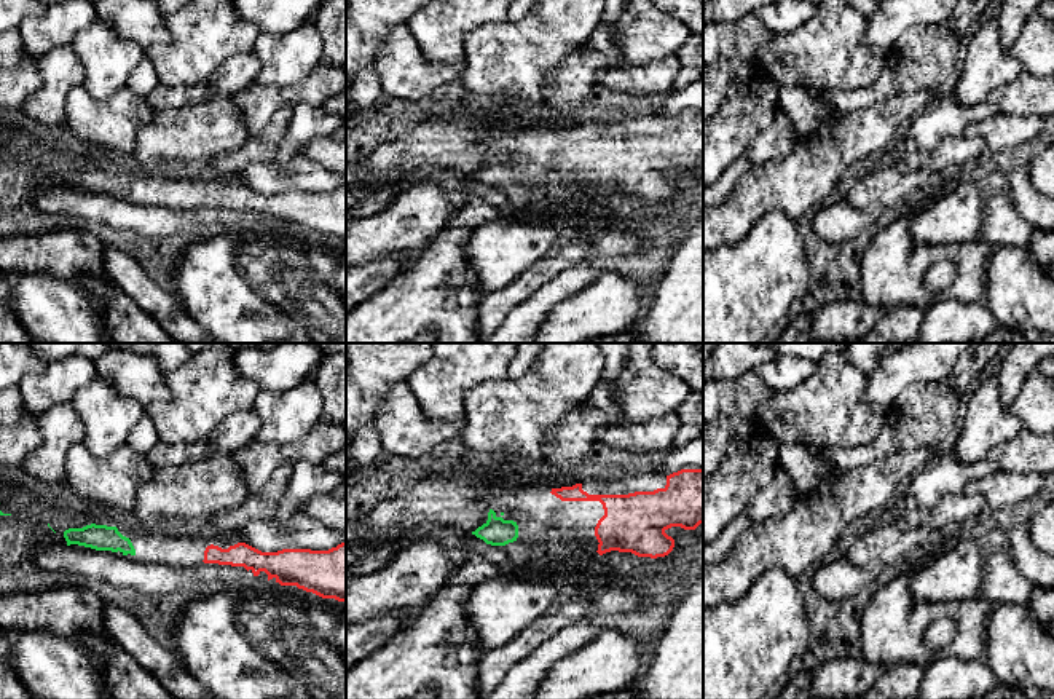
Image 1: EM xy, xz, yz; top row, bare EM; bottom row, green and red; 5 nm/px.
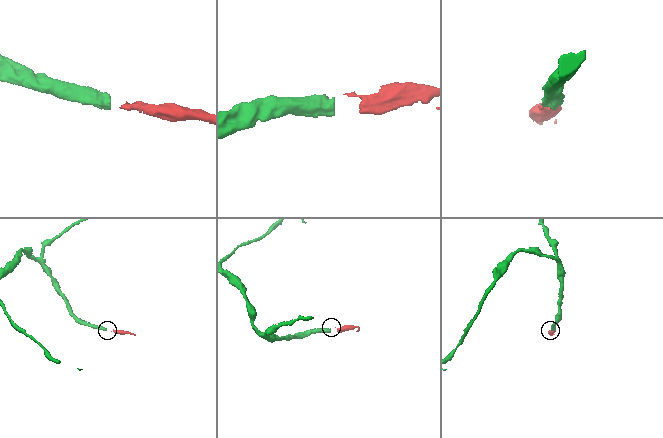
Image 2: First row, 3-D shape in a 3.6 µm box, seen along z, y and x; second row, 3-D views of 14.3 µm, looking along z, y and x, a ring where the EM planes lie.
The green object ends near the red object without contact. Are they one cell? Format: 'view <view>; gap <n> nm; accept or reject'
view xz; gap 240 nm; accept

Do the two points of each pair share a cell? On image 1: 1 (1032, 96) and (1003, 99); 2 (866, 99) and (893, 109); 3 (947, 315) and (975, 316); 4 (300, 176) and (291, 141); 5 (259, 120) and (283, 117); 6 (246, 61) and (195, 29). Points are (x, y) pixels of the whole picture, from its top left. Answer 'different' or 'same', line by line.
1: same
2: different
3: same
4: different
5: different
6: different

